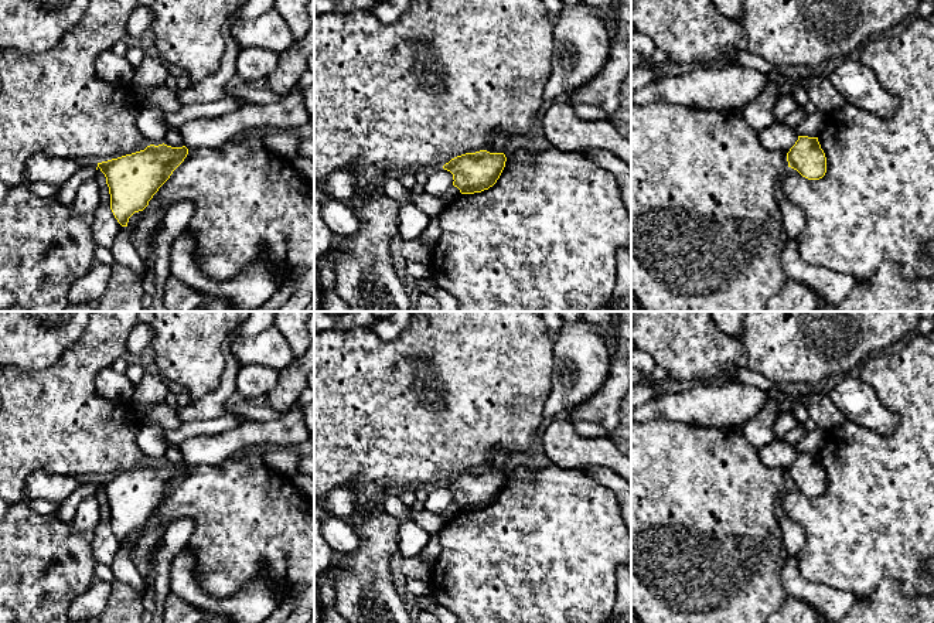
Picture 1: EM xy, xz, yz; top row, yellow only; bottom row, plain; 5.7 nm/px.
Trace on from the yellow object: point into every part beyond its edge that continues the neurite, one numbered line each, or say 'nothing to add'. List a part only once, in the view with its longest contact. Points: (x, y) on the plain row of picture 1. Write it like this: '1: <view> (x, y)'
nothing to add

